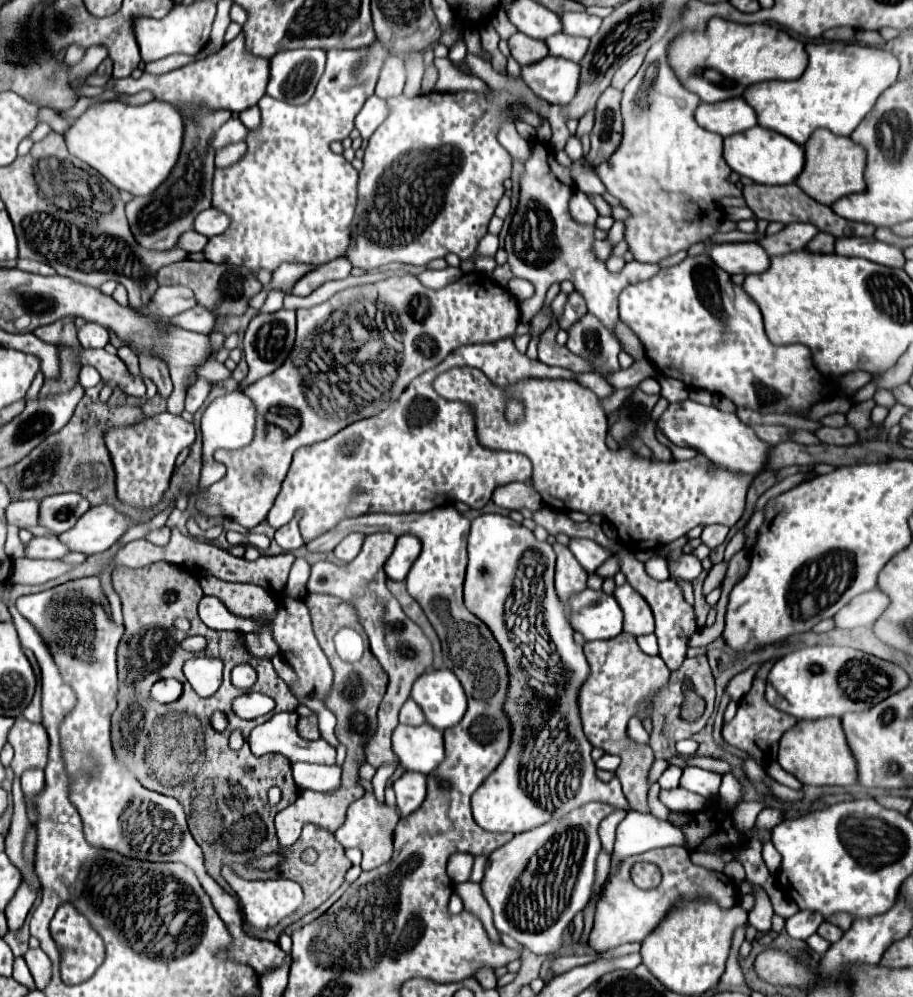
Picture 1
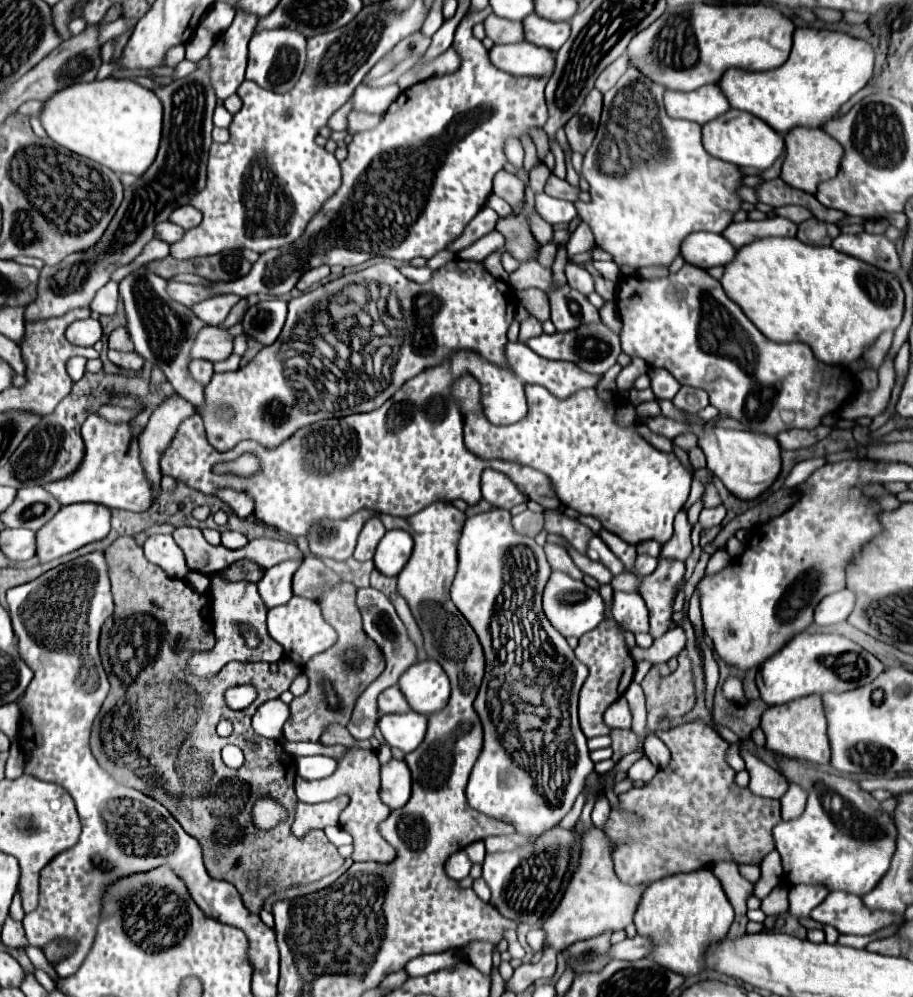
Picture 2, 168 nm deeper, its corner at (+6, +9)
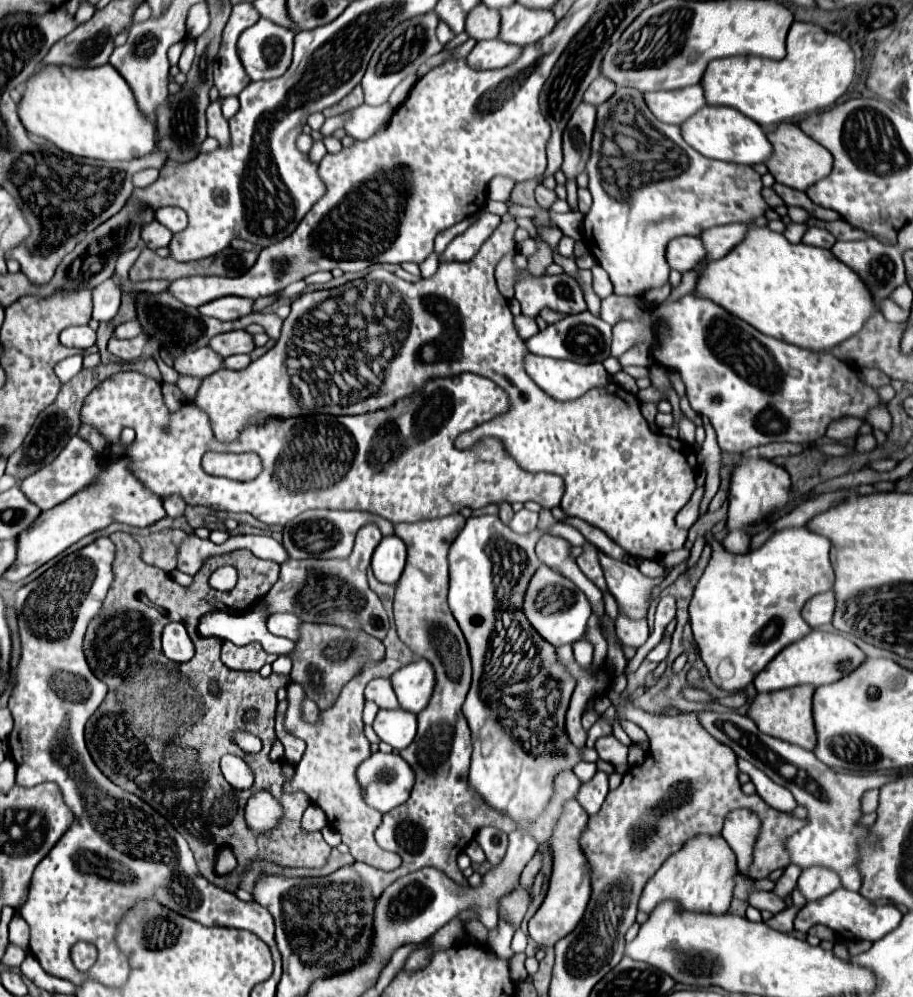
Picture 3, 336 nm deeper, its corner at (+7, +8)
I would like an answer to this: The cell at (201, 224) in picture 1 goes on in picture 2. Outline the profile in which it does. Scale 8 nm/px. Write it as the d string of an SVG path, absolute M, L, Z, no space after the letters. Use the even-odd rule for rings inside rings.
M193 206L177 208L177 210L171 214L171 222L179 224L179 226L181 226L181 228L185 228L185 230L199 226L199 224L201 224L201 220L203 220L203 214L201 214L197 208L193 208Z

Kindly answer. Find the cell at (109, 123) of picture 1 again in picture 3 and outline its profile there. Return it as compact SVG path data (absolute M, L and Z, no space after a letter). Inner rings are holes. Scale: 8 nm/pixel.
M42 65L26 81L18 115L28 133L44 137L62 151L78 157L130 161L156 149L154 125L142 117L130 87L110 65L94 69Z

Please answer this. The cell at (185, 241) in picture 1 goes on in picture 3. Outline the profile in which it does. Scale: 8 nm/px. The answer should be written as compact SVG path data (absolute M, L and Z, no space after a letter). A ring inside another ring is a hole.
M152 221L150 225L142 227L140 237L148 249L158 249L158 247L166 247L170 243L172 233L164 225L160 225L158 221Z

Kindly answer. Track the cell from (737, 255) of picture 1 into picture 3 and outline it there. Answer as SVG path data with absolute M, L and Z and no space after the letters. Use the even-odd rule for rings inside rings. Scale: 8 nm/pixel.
M676 237L666 247L666 261L670 269L680 273L694 269L700 261L704 261L704 245L698 237Z

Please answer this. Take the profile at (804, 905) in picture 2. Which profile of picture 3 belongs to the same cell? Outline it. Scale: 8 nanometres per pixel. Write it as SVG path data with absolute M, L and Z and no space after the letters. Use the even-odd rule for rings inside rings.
M818 865L804 869L798 879L798 887L808 901L816 901L820 897L826 897L828 893L832 893L840 885L842 885L840 875L836 871L830 871L828 867L818 867Z

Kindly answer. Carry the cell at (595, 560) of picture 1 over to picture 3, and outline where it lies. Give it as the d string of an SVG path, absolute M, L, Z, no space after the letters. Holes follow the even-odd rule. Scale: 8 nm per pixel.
M600 553L600 563L608 591L616 599L622 615L630 619L644 619L652 601L652 589L660 585L660 579L644 577L636 565L610 559L604 553Z

